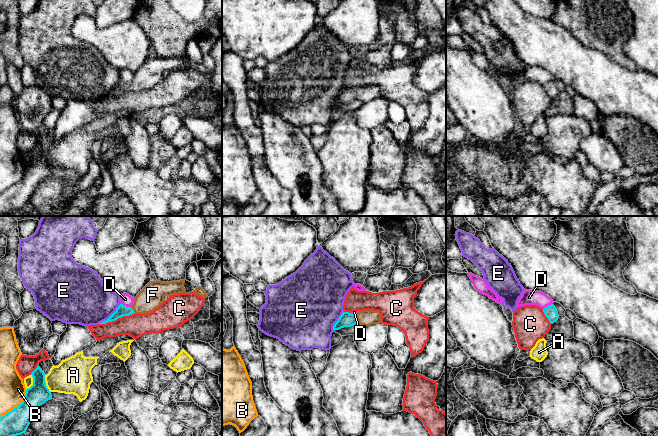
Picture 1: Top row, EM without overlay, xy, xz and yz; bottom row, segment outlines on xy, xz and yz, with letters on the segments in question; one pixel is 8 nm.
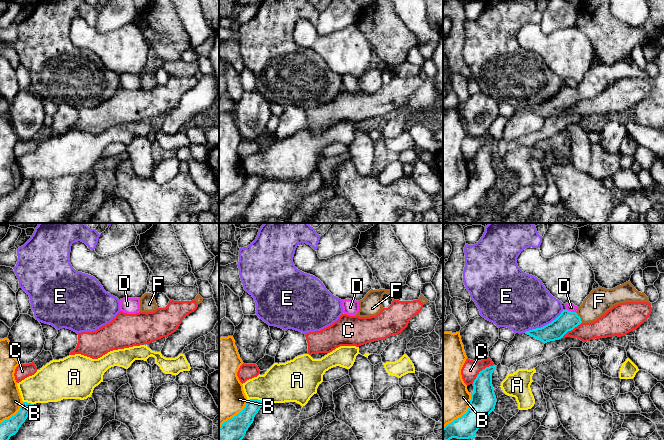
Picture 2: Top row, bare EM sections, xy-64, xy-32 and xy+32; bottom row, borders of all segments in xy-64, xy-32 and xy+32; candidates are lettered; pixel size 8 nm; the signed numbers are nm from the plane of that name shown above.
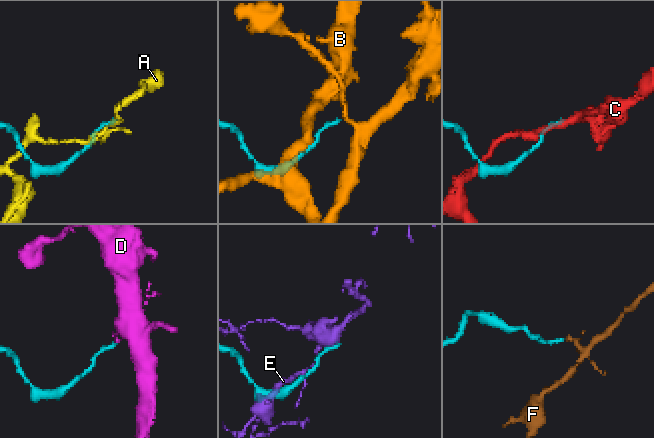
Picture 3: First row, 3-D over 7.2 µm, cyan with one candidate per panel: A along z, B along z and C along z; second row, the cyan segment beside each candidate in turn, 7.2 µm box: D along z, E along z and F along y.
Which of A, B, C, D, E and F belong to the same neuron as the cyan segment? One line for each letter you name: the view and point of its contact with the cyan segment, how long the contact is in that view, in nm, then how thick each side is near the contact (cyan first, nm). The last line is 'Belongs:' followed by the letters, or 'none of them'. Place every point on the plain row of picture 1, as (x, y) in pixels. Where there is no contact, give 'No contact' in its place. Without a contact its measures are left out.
F: Touches cyan at xz (356, 95). Shared border 70 nm. Thickness 120 nm (cyan) against 130 nm
Belongs: F

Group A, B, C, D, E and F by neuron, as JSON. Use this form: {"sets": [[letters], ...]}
{"sets": [["A"], ["B"], ["C"], ["D"], ["E"], ["F"]]}

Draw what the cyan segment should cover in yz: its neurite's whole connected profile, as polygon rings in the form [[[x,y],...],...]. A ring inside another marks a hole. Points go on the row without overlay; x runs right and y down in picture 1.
[[[553,80],[548,81],[547,83],[545,83],[543,85],[543,88],[544,88],[545,92],[548,94],[548,96],[551,100],[556,98],[559,94],[557,86],[556,86],[556,84]]]

